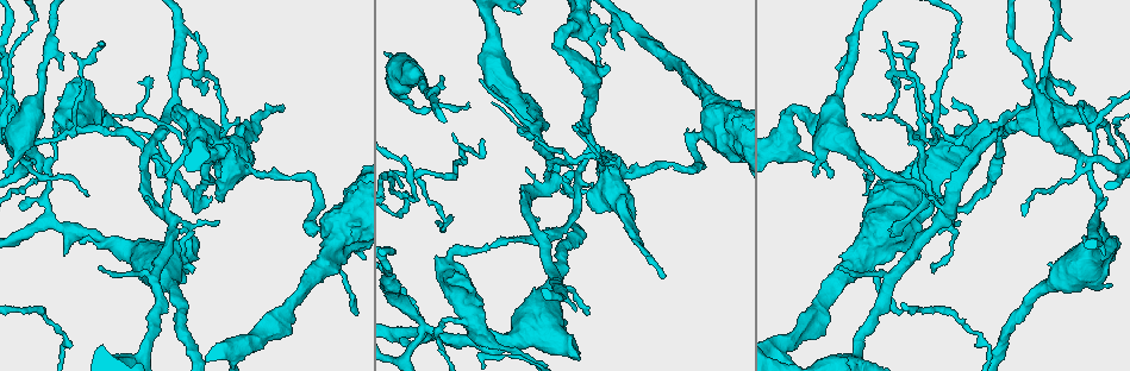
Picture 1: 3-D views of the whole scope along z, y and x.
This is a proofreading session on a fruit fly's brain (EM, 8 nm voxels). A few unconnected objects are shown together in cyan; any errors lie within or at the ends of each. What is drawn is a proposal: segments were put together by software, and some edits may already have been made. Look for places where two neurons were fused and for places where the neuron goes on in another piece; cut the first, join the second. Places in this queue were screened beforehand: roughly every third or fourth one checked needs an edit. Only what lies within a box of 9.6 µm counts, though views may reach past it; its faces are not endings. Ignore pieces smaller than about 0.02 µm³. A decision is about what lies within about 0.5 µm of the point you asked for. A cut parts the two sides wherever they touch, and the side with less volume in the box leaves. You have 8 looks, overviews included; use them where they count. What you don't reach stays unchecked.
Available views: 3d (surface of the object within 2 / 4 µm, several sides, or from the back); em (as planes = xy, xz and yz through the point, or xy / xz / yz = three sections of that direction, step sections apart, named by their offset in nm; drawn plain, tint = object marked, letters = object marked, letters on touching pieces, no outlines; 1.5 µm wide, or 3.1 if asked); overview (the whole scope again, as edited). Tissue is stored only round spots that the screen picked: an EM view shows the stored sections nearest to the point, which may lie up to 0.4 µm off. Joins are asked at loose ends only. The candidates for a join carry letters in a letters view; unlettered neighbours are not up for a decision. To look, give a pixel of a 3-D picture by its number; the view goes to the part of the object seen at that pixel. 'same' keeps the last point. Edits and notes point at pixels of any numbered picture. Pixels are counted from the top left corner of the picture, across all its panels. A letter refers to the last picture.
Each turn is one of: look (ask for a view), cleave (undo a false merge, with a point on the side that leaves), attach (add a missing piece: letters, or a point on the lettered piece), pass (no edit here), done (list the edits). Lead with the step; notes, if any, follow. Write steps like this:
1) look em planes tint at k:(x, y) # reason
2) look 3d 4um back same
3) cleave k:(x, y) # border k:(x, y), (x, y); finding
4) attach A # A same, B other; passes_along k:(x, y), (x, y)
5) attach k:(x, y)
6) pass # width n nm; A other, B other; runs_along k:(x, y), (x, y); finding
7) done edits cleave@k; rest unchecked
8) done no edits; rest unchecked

look 3d 4um at 1:(257, 172) # side arm on a straight run

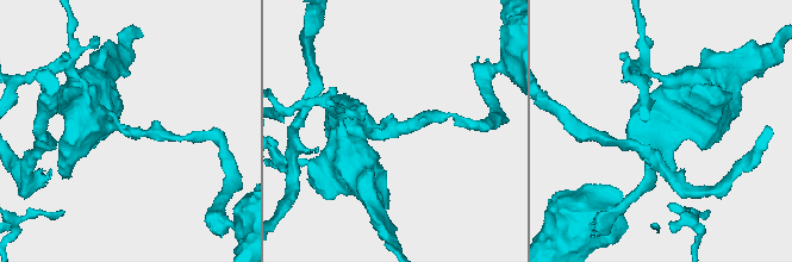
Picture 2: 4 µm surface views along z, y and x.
look em planes letters at 2:(393, 128) # arms 3

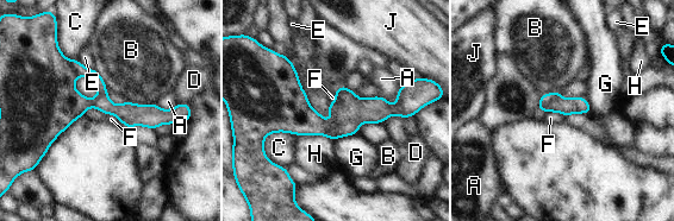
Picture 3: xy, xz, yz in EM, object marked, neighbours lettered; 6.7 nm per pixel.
cleave 3:(76, 67) # width 130 nm; A other, B other, C other, D other, E other, F other, G other, H other, J other; border 3:(68, 61), (76, 77); two neurons meet here

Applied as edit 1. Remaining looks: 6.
look overview # see it whole again

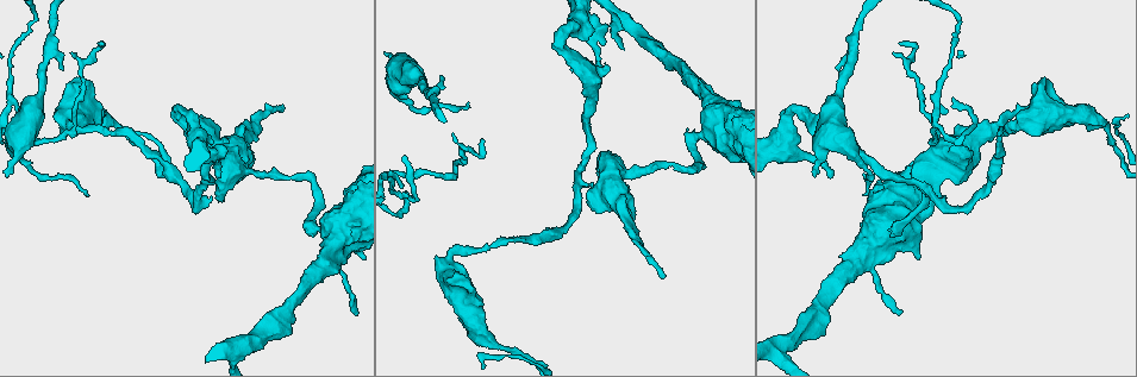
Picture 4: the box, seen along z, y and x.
look 3d 2um back at 4:(86, 196) # branch stops here

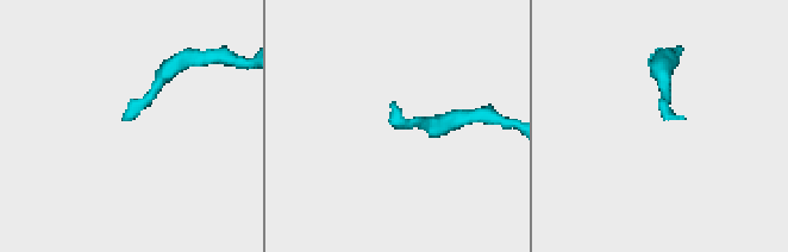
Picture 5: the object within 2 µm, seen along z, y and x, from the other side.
look em planes letters at 5:(126, 117) # now the EM

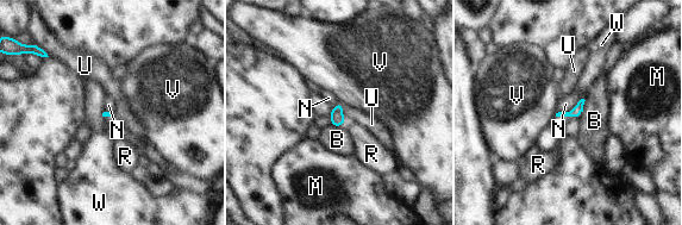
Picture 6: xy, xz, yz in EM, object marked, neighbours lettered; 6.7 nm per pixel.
pass # B other, M other, N other, R other, U other, V other, W other; border 6:(343, 106), (342, 113), (345, 122); none of them fits

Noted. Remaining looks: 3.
look 3d 4um at 4:(900, 43) # branch stops here

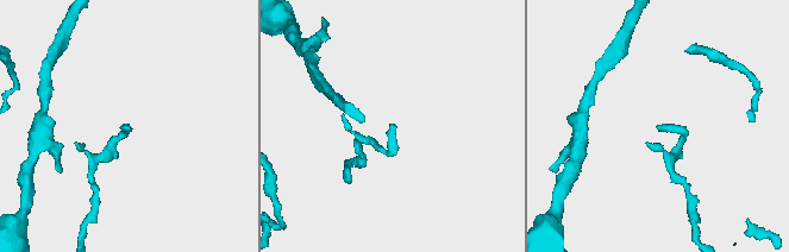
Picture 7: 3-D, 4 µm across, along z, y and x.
look em xz step 4 tint at 7:(656, 127) # shape alone is not enough

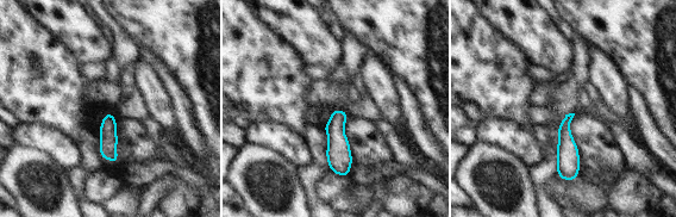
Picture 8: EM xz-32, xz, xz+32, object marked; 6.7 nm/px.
look em planes letters same # another direction

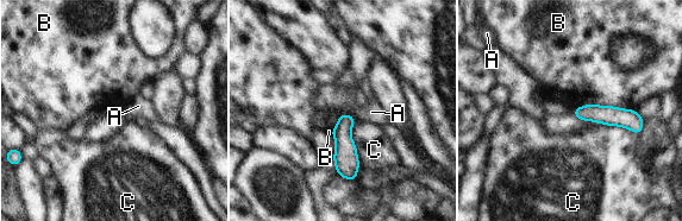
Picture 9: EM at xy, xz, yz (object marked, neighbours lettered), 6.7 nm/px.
pass # A other, B other, C other; border 9:(634, 108), (582, 105), (571, 112); no lettered piece goes on from it

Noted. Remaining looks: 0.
done edits cleave@3; rest unchecked

